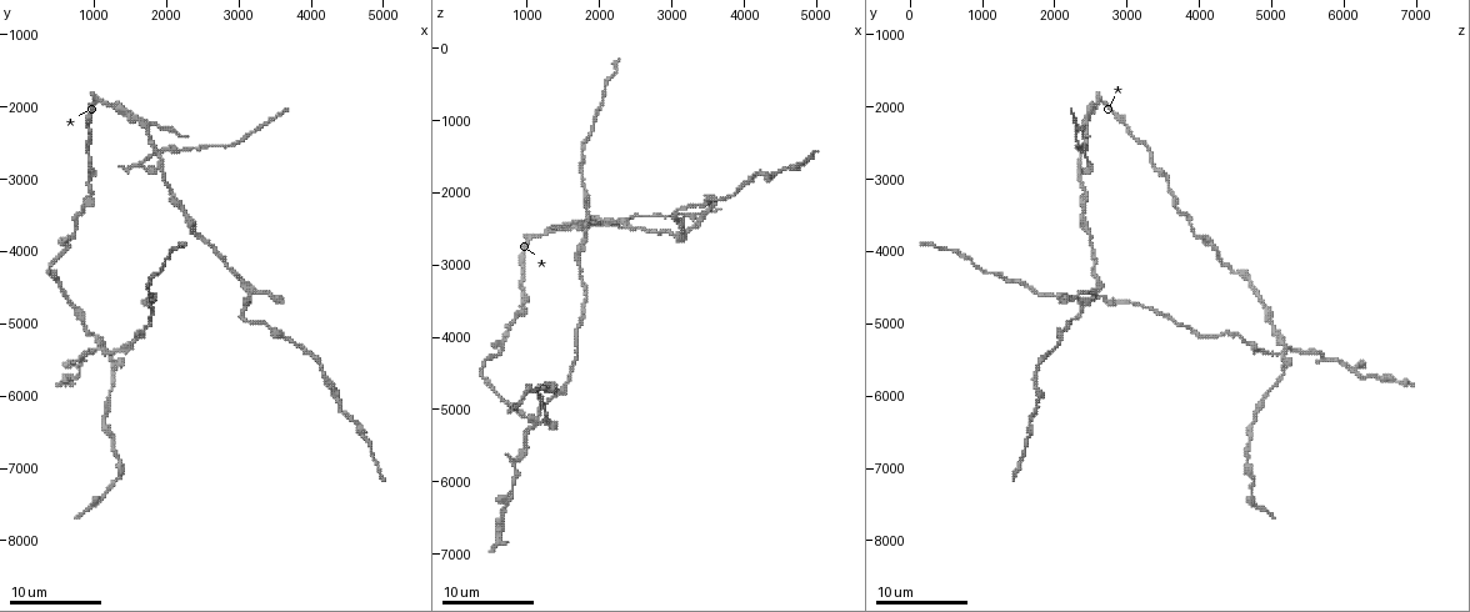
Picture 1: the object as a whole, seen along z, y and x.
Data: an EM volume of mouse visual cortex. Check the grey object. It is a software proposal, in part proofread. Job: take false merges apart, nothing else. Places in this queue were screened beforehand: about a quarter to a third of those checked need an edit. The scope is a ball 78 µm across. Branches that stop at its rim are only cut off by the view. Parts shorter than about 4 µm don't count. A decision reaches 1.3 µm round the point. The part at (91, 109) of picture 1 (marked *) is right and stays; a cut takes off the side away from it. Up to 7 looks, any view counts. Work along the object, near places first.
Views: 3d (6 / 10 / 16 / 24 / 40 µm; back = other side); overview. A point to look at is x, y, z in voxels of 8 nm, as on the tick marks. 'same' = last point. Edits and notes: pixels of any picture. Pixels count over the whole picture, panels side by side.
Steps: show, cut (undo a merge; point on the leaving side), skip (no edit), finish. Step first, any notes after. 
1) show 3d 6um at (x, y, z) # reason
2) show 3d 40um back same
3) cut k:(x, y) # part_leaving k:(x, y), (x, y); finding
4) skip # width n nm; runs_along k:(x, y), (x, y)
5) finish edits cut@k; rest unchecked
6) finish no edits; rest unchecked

show 3d 10um at (1950, 2650, 2450) # four-way junction

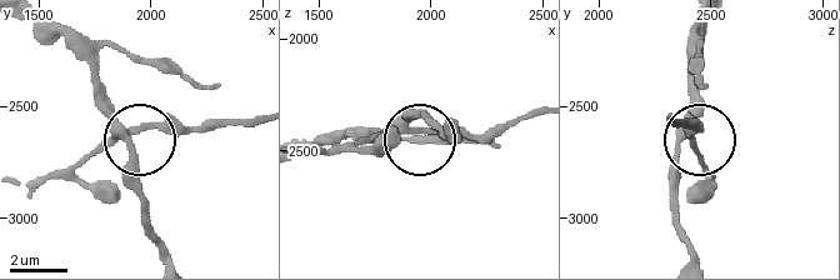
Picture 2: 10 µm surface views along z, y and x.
show 3d 10um back at (1950, 2620, 2400)

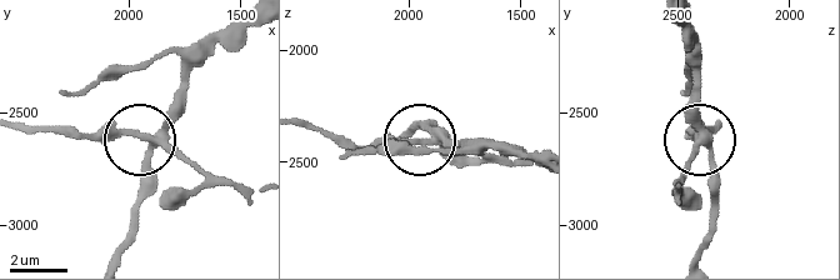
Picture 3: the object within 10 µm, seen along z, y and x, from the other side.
cut 3:(195, 161) # arms 4; a second neuron is stuck on

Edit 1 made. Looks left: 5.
show 3d 6um at (850, 3400, 3700)

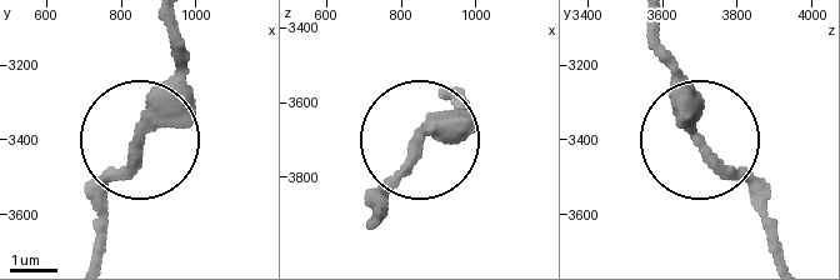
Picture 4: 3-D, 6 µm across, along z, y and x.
skip # width 290 nm; runs_along 4:(168, 20), (176, 68), (164, 115), (100, 219); one neuron here

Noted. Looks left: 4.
show 3d 16um at (350, 4250, 4450)

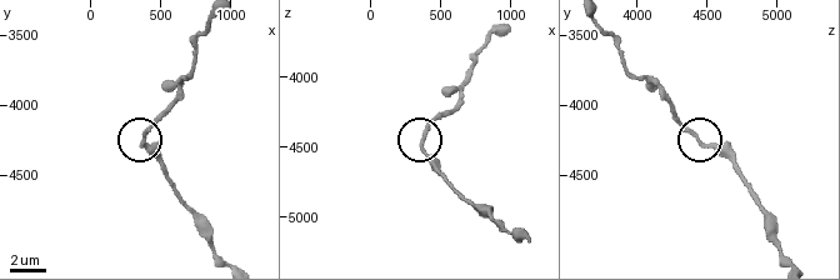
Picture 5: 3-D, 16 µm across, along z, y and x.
show 3d 6um at (360, 4300, 4480) # zoom in

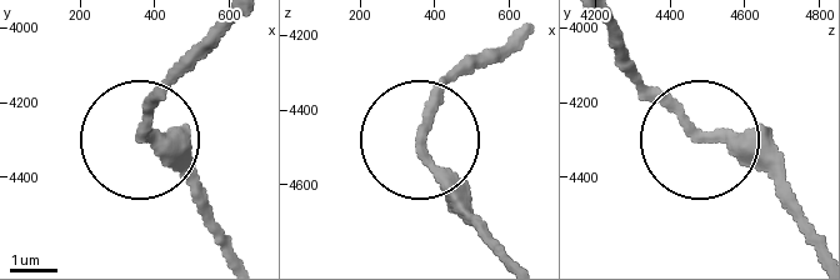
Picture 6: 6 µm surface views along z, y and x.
skip # runs_along 6:(219, 30), (135, 138), (204, 194); one neuron here

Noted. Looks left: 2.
show 3d 16um at (3150, 4550, 2600) # three arms meet

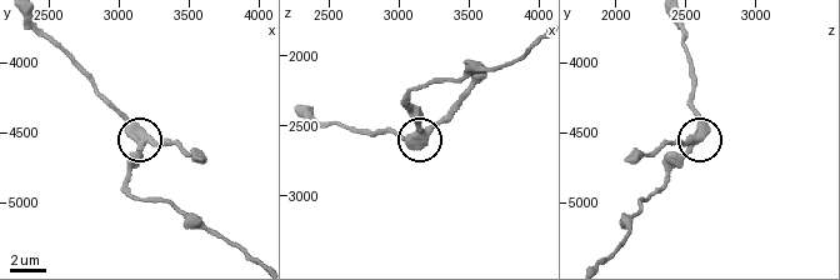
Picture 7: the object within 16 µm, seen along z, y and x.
skip # arms 3; runs_along 7:(301, 110), (328, 124), (421, 140), (456, 108); all the same neuron

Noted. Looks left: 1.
finish edits cut@3; rest unchecked

